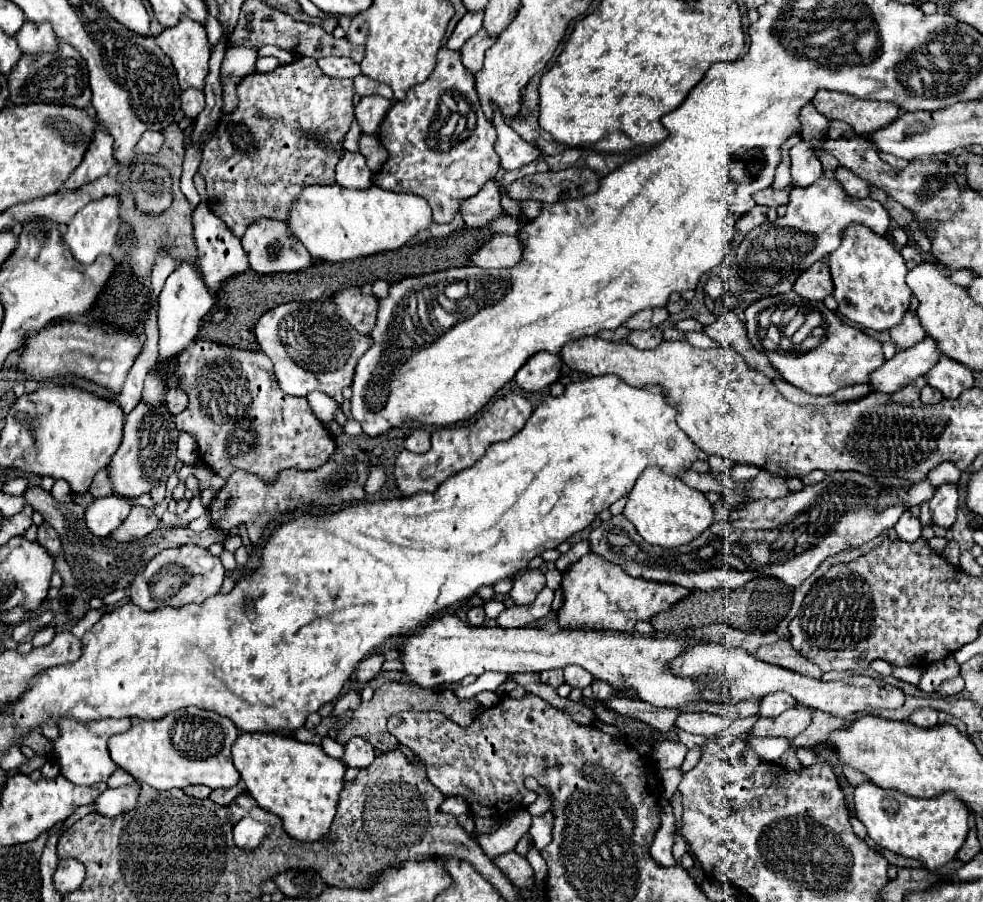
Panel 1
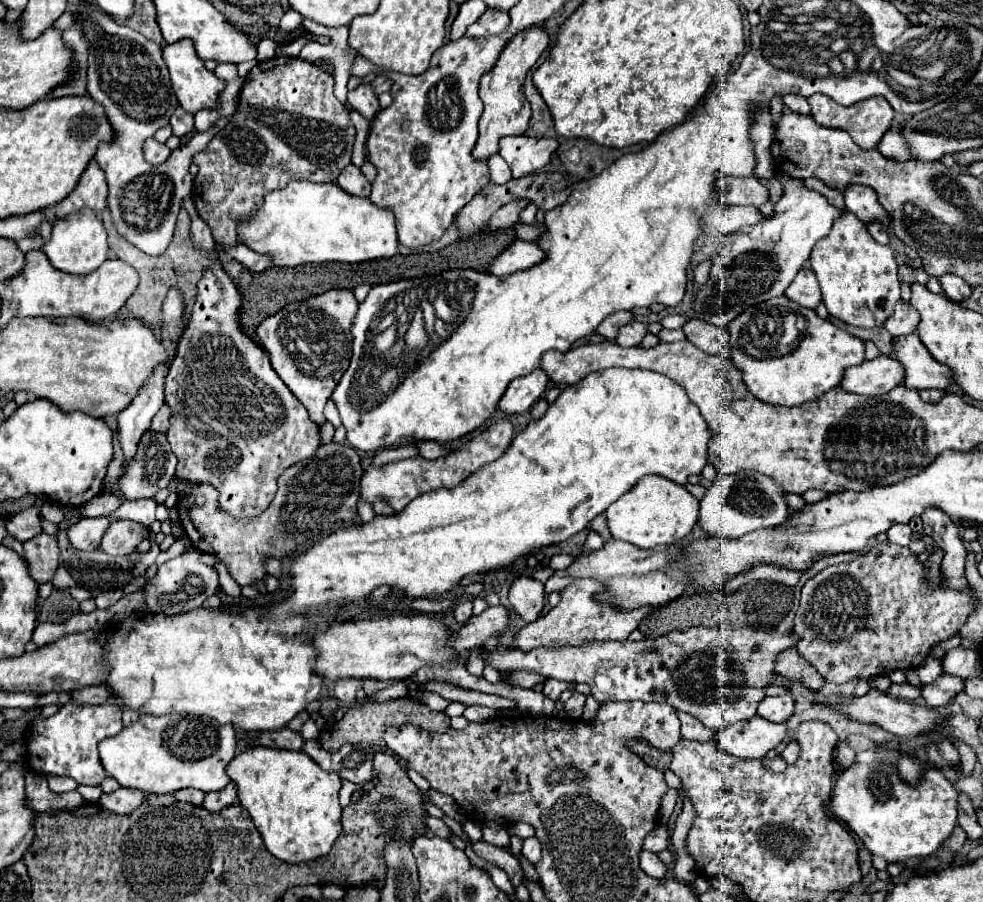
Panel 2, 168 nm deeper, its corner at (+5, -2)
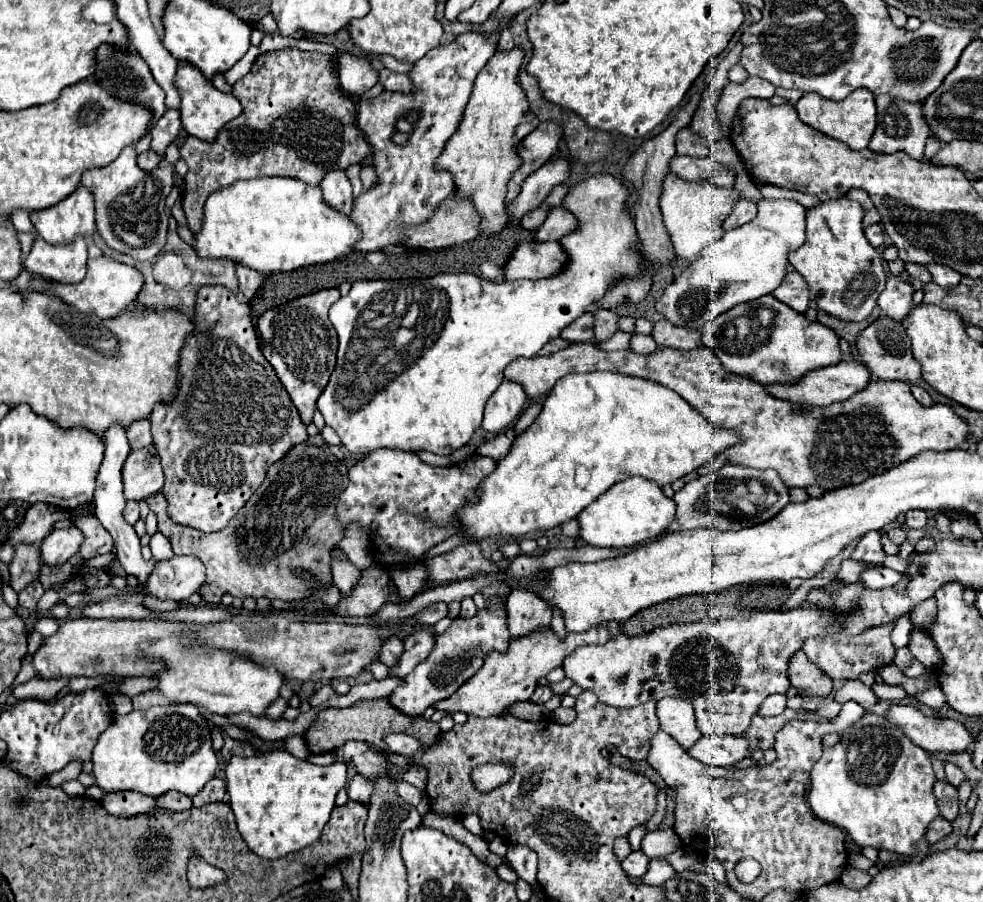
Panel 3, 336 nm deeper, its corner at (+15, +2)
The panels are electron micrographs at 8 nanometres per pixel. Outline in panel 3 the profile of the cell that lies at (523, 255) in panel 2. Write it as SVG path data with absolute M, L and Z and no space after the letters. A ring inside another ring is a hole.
M556 241L522 243L504 267L506 279L548 279L568 263L568 253Z

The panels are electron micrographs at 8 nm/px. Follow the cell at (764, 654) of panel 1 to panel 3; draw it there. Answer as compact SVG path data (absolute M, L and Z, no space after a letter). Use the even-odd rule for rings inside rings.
M804 651L794 653L790 659L788 677L792 687L796 687L802 697L826 697L832 691L832 679L822 669L812 665Z

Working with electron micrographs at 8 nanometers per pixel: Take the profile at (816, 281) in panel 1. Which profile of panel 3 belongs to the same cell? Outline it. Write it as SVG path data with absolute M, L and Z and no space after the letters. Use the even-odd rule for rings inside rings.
M790 271L786 273L782 285L774 291L774 297L782 303L786 303L788 307L792 307L798 313L804 313L810 305L810 297L808 297L808 285L806 281L800 277L800 273Z

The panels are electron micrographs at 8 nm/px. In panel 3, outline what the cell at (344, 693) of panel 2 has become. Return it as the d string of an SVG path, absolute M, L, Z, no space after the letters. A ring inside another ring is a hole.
M324 685L324 687L320 687L320 689L312 695L312 699L310 699L310 707L312 707L312 709L326 709L328 699L334 697L334 695L336 695L334 689L332 689L330 685Z

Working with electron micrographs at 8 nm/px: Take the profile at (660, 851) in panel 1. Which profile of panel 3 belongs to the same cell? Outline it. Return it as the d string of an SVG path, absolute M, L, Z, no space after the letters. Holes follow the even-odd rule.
M634 851L622 861L622 869L628 877L640 879L648 871L648 857L644 857L642 851Z

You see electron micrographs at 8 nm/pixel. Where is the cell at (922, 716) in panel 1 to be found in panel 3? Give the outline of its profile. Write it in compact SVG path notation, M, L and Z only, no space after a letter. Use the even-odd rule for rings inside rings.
M946 763L946 779L950 785L954 785L956 789L960 787L960 783L964 781L964 773L960 773L960 769L952 763Z

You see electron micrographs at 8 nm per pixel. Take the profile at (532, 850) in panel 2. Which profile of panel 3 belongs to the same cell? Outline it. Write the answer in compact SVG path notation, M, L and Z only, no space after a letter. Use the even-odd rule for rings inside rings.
M510 845L508 853L506 853L506 859L508 859L510 867L518 873L520 879L524 879L530 885L536 883L538 857L532 849L528 849L526 845Z

